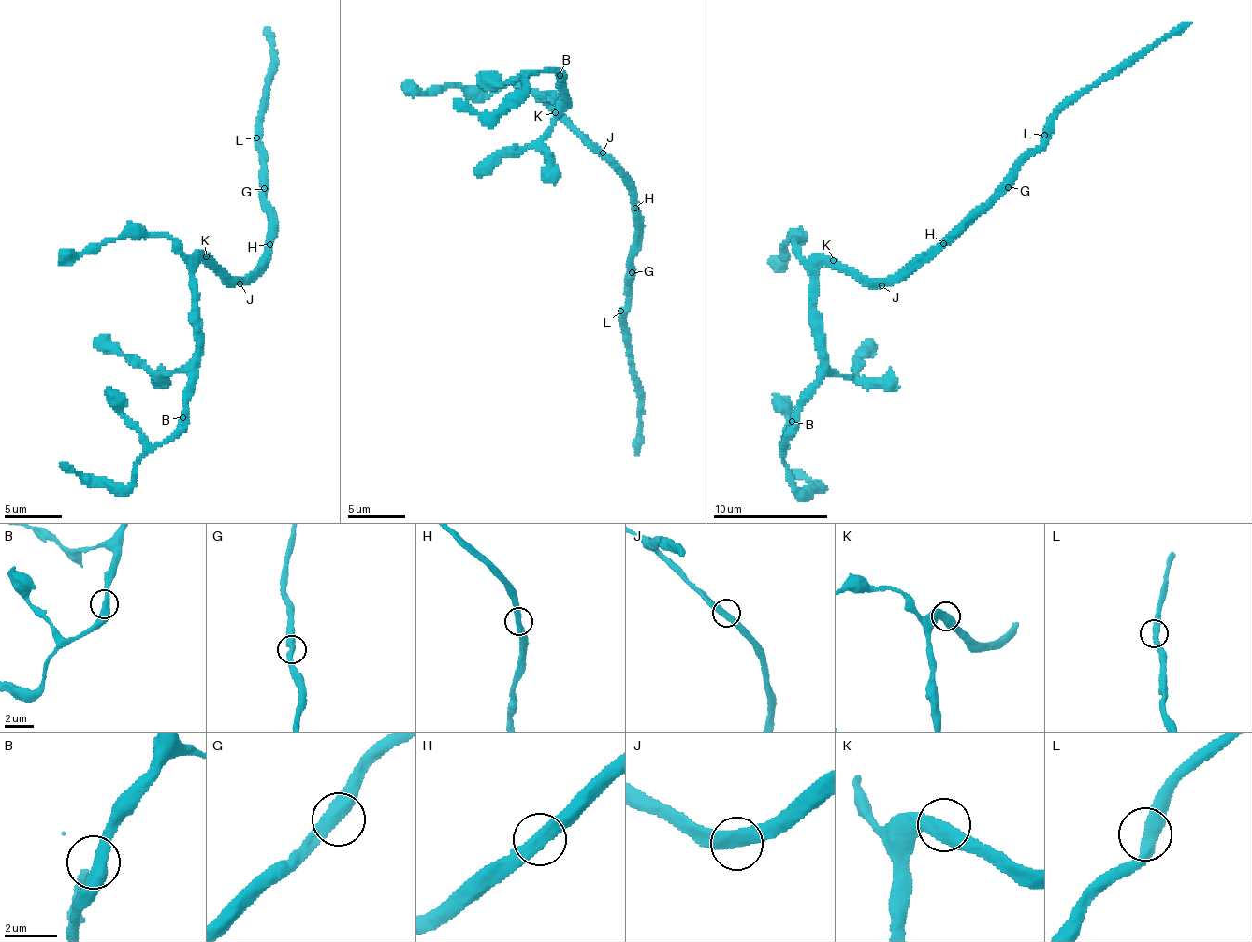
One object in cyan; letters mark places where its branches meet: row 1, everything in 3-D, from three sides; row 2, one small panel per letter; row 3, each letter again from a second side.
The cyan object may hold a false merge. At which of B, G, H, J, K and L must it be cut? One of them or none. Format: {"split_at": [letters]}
{"split_at": []}

